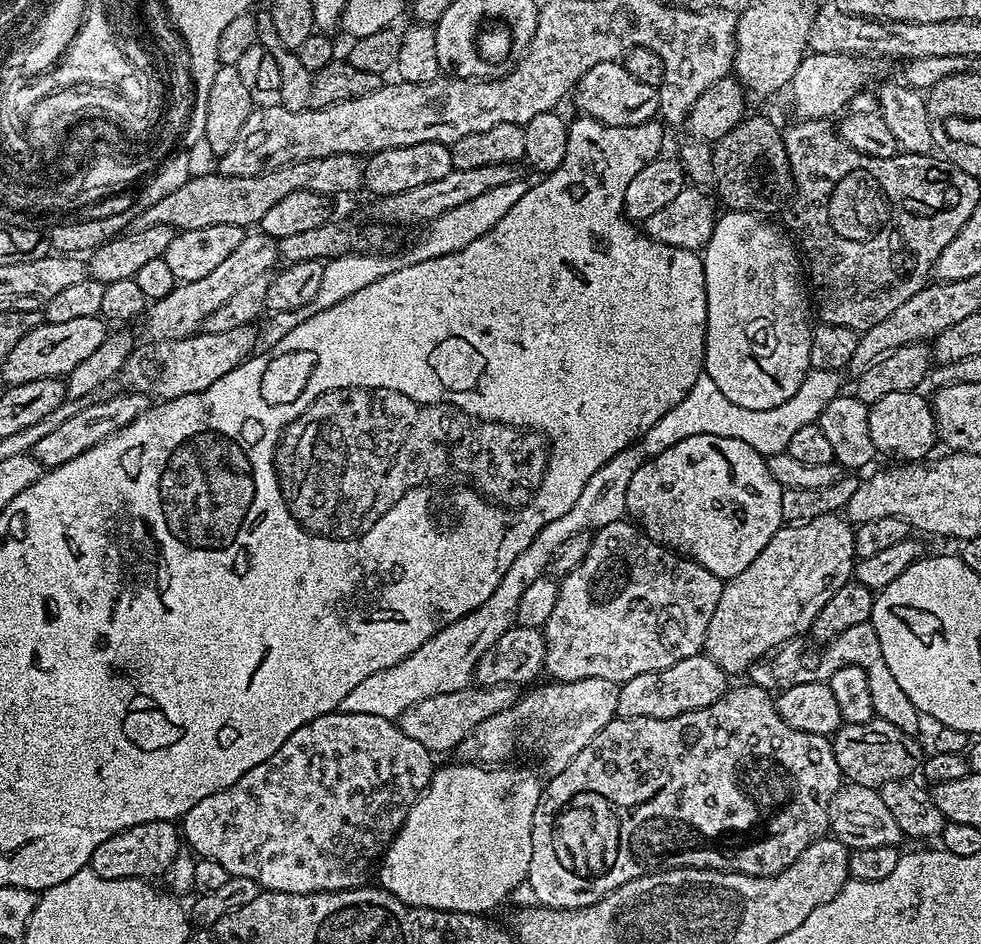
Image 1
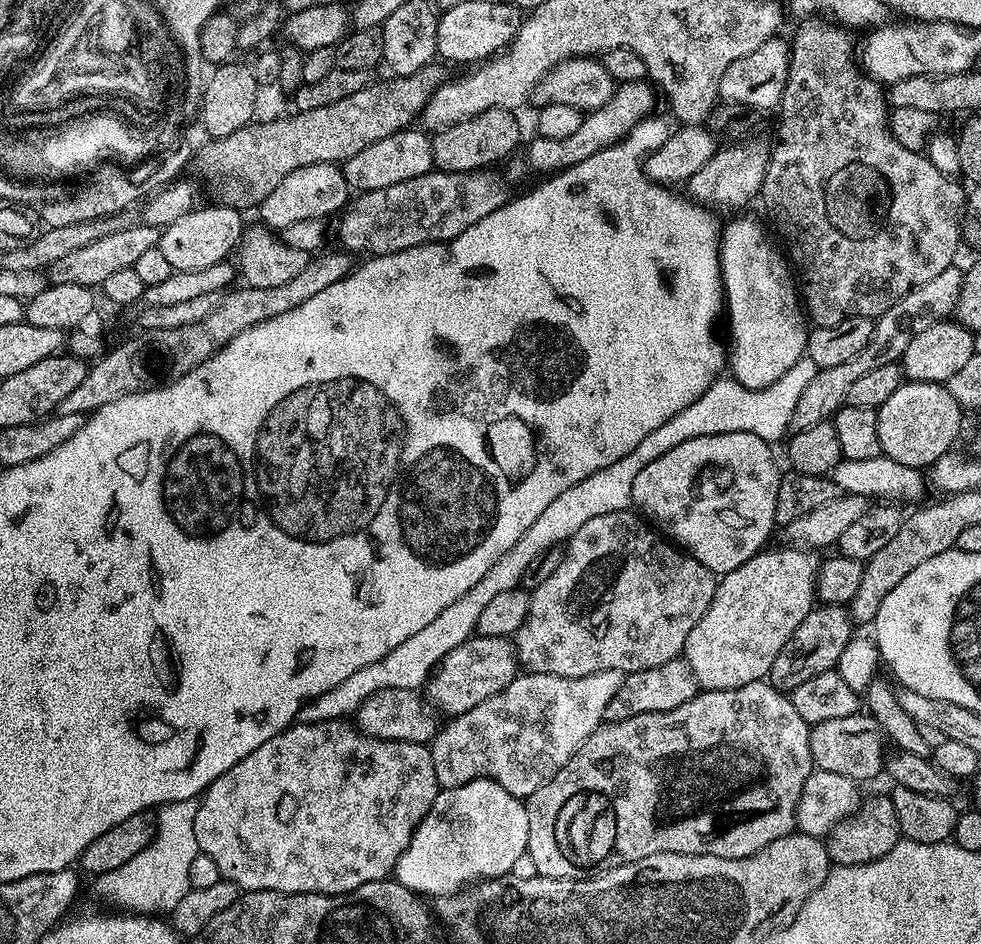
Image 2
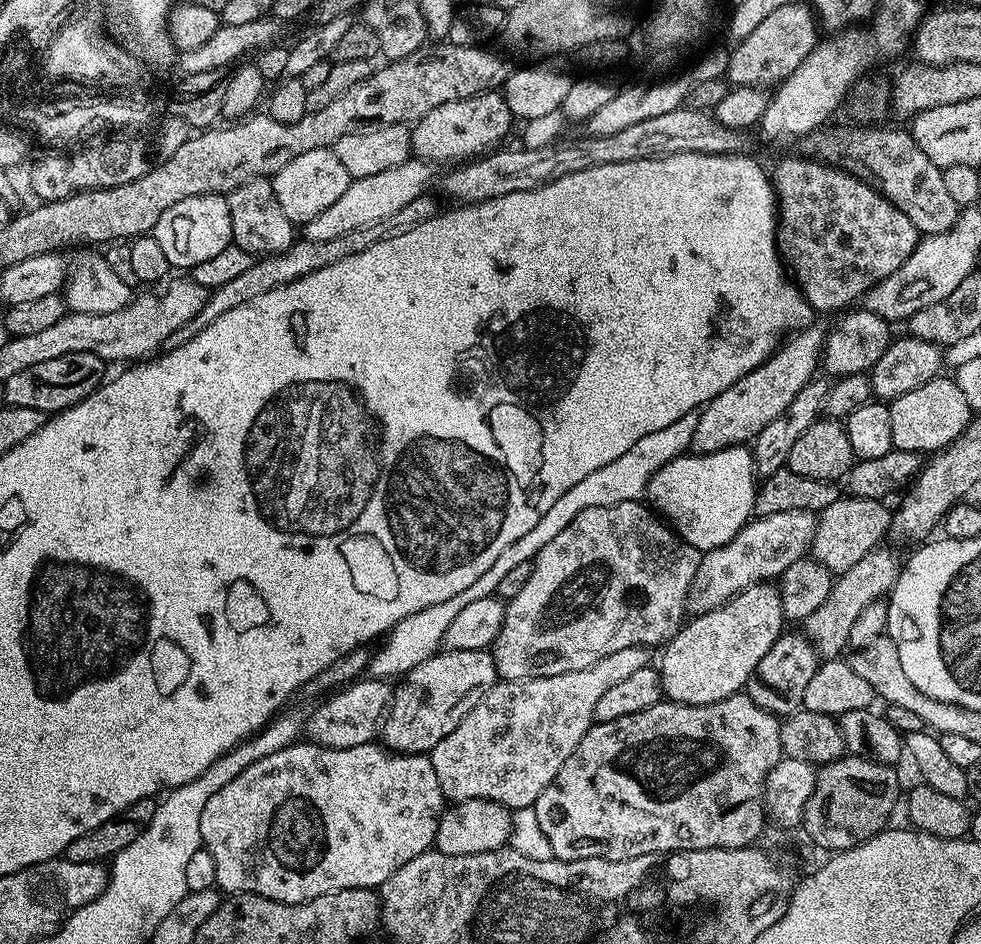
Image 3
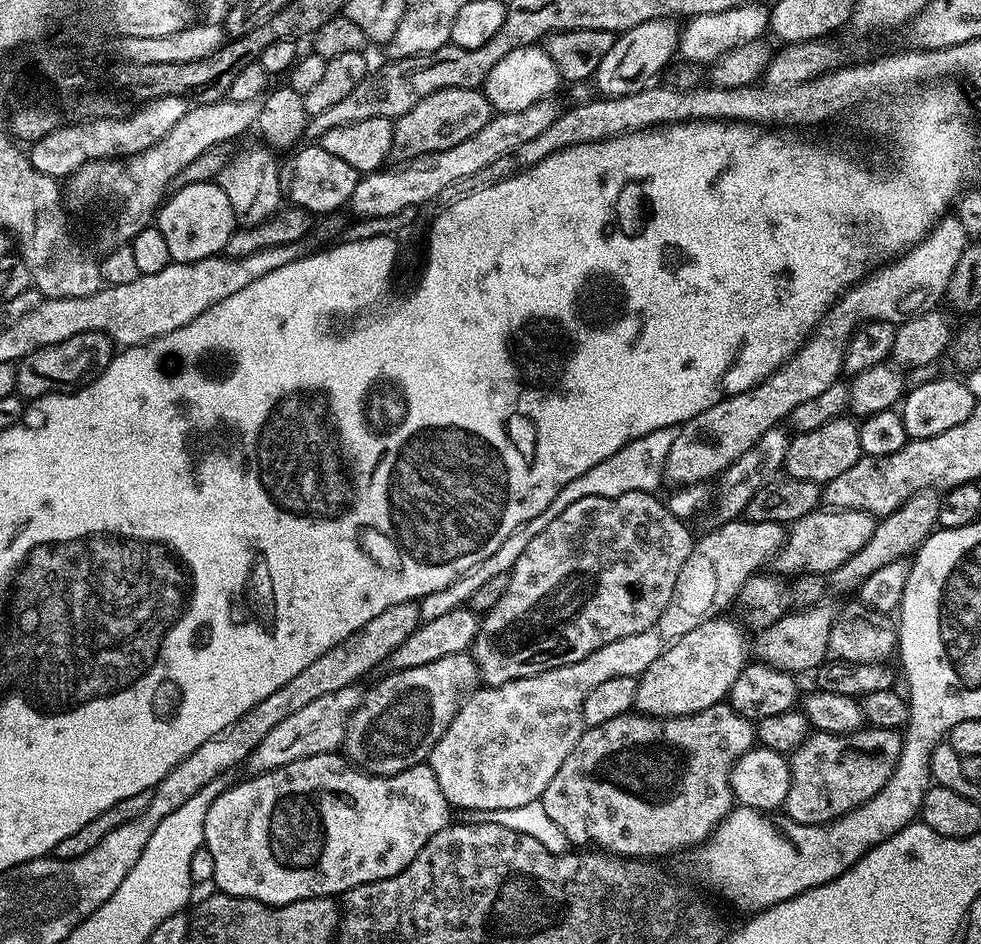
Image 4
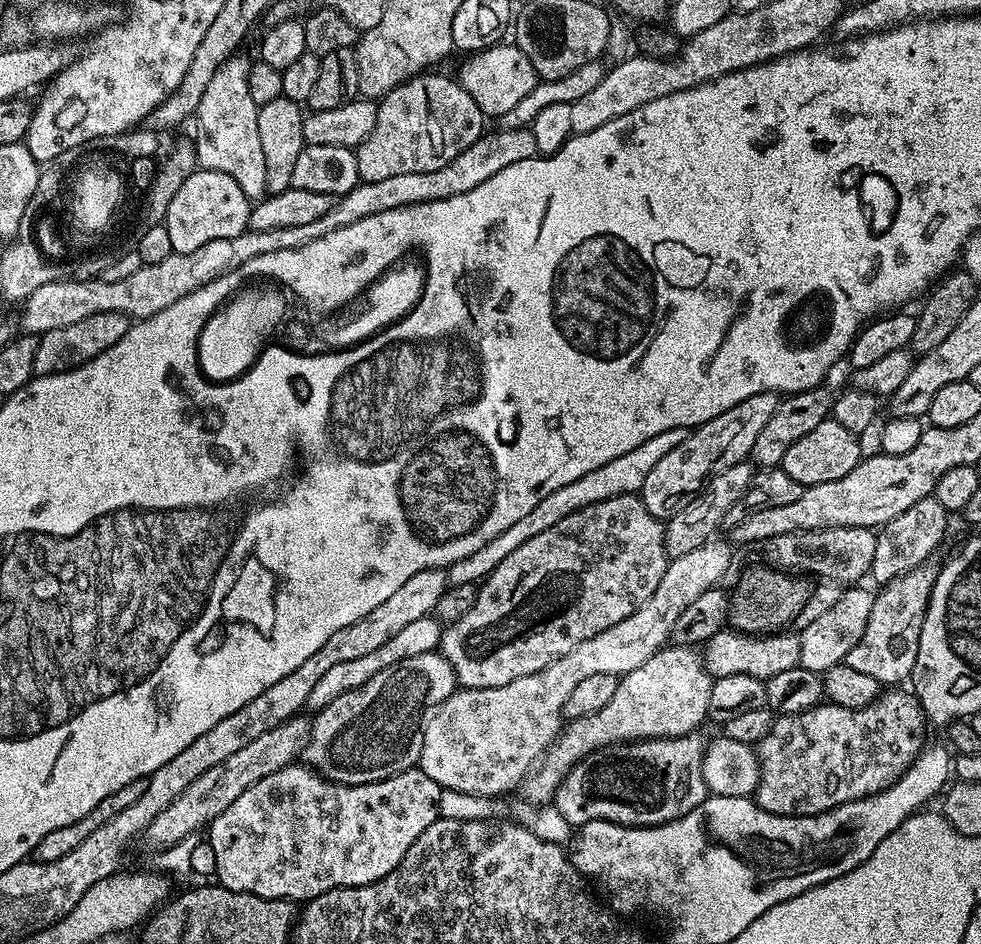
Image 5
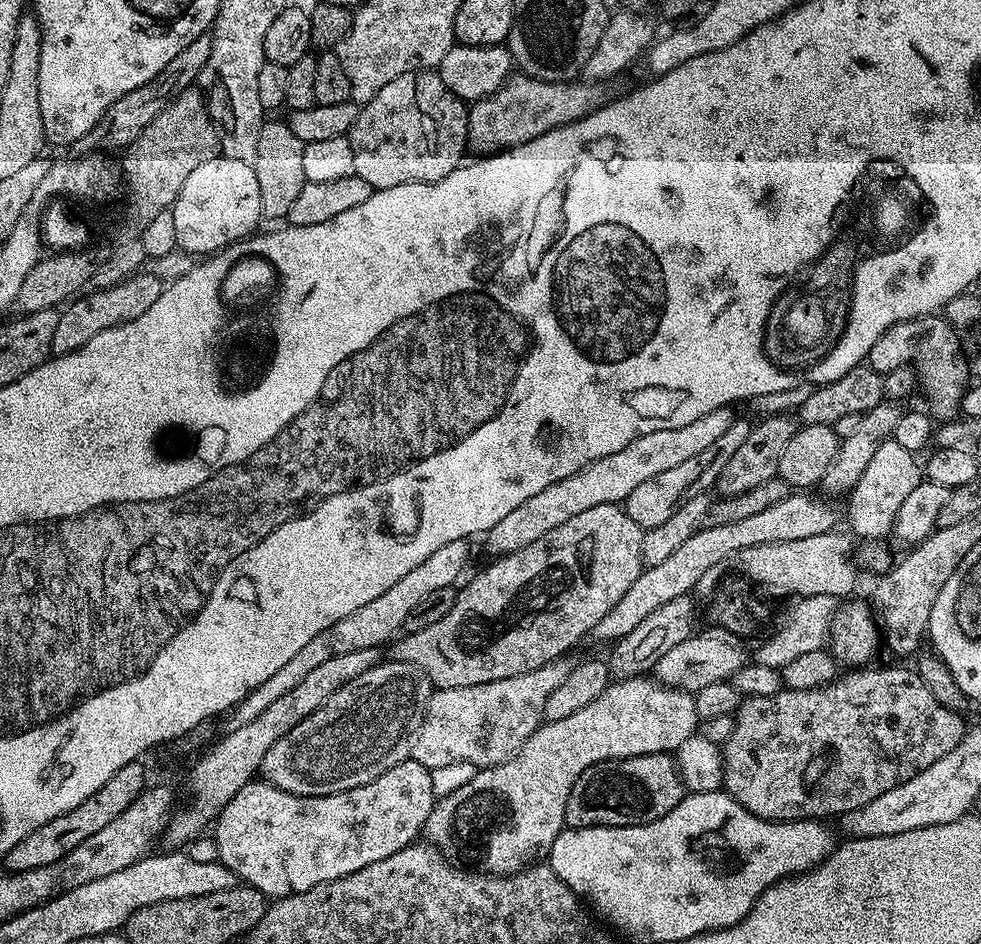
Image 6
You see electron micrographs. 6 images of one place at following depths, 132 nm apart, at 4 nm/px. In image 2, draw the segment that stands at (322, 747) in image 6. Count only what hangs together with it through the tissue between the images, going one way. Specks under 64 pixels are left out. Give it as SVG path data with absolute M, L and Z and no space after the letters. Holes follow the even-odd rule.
M473 635L471 640L462 642L436 667L435 673L426 685L426 699L437 713L445 717L461 716L466 710L474 710L478 702L486 702L486 698L494 698L498 690L510 686L510 682L518 675L516 646L506 636Z

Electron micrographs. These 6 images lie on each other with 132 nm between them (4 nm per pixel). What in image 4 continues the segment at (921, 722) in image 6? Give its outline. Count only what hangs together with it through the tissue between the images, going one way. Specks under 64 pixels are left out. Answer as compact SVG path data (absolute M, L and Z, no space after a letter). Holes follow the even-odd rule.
M865 727L846 734L813 731L790 753L792 785L783 807L787 819L799 824L830 824L862 806L894 774L901 743L901 733L894 728Z

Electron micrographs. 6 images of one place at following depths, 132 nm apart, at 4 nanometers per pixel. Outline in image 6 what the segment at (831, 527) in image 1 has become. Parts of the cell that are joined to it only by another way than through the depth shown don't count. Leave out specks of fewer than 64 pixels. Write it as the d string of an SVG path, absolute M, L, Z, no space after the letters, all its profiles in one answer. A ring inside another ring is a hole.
M647 675L635 676L629 680L616 680L609 683L607 690L602 694L598 694L598 698L594 698L594 702L590 702L590 706L582 706L582 710L578 710L575 714L570 714L558 722L541 723L540 727L534 730L534 734L530 734L530 738L526 738L526 742L522 747L506 762L496 764L492 768L477 770L470 782L466 782L464 786L454 790L452 794L446 794L445 797L437 799L435 806L430 810L430 818L426 818L424 823L423 839L437 848L443 856L447 856L449 861L459 862L464 866L475 866L479 871L488 873L489 876L511 876L513 872L520 872L523 868L547 857L548 852L554 846L554 838L558 838L558 834L563 832L566 827L564 815L566 814L566 802L570 798L570 790L574 786L576 779L586 770L590 770L590 766L594 766L598 762L621 760L622 758L641 756L642 754L658 754L659 752L672 754L682 746L682 742L686 742L686 738L697 735L697 732L698 717L696 714L696 698L693 693L683 692L677 688L667 688L659 680L649 678Z

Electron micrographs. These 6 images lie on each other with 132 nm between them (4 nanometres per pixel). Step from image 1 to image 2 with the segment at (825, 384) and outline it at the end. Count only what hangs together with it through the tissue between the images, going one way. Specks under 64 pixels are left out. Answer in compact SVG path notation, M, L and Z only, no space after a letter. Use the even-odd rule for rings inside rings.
M804 355L801 360L794 362L790 370L778 382L774 382L765 388L743 388L738 381L731 378L717 378L709 383L708 389L701 396L693 398L690 406L686 410L678 410L674 418L667 422L660 422L658 430L650 430L626 458L618 458L614 466L606 470L598 470L598 474L590 474L590 478L580 478L578 486L570 486L570 490L558 494L550 506L541 508L538 518L498 558L490 570L486 570L486 578L478 582L475 586L470 586L458 602L445 604L443 610L438 612L434 622L430 626L425 626L418 630L418 634L413 634L406 638L406 642L400 642L386 654L386 658L378 658L378 662L370 662L370 666L362 666L355 674L350 674L343 682L338 682L334 690L326 690L326 694L320 694L309 704L304 704L300 708L298 717L301 724L313 724L314 722L330 722L331 720L343 720L355 717L356 711L374 694L382 690L420 690L432 679L436 667L462 642L471 640L478 618L482 615L482 610L502 590L521 587L520 579L526 571L526 566L530 566L530 561L537 554L542 554L542 550L550 550L550 546L564 544L584 523L590 522L590 518L598 518L602 514L614 514L623 512L633 507L632 491L634 490L634 478L638 478L638 470L642 466L650 466L654 458L662 458L666 450L674 450L674 446L682 446L682 442L690 442L690 438L702 438L710 434L726 434L727 432L753 432L758 434L758 438L769 442L783 441L789 435L794 418L794 406L798 406L798 398L806 391L806 386L814 379L814 374L818 369L814 366L814 358Z

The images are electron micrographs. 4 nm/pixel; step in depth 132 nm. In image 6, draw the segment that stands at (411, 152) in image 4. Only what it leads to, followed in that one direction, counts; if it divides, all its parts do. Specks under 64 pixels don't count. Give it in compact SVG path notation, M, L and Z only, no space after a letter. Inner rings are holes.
M421 70L407 72L394 82L386 82L374 98L367 100L354 118L354 126L348 131L350 147L354 149L354 170L364 182L370 182L373 190L407 184L433 184L446 178L455 168L461 167L468 148L469 105L458 99L442 82L439 71Z

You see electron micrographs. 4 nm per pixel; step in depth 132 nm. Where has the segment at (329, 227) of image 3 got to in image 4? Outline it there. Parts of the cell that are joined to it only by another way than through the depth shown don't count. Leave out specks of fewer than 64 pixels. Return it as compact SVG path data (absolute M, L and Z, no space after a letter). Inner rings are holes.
M545 98L534 102L534 106L526 106L526 110L521 112L493 115L486 126L478 130L478 134L470 134L466 142L458 142L458 146L450 146L450 150L431 152L416 160L409 160L403 166L396 167L400 169L389 167L387 170L361 175L354 186L351 208L360 212L358 214L361 217L371 217L397 215L407 207L419 209L422 204L431 205L450 183L461 181L462 178L485 169L490 162L518 150L518 146L525 144L529 138L542 134L542 130L546 130L546 126L550 126L550 122L554 122L562 111L561 105L556 105L554 101L555 99Z

